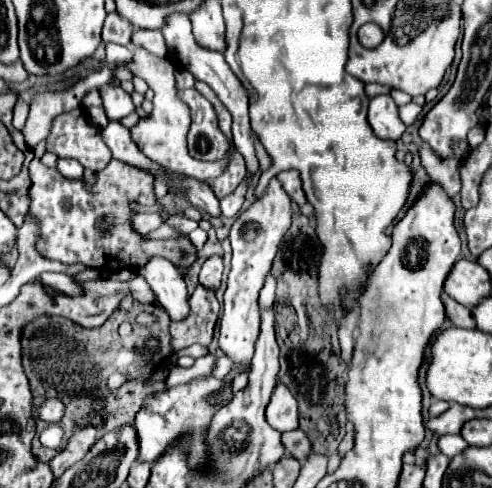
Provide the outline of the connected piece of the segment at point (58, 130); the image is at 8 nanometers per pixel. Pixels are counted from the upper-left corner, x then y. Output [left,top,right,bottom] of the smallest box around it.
[45,108,111,174]

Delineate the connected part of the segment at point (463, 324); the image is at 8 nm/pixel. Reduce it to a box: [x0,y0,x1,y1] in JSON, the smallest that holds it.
[441,294,475,328]

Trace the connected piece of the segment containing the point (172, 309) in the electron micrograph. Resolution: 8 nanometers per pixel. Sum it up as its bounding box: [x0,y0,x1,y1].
[137,256,187,320]

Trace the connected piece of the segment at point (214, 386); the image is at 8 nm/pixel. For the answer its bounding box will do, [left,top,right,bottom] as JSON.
[135,378,231,470]

